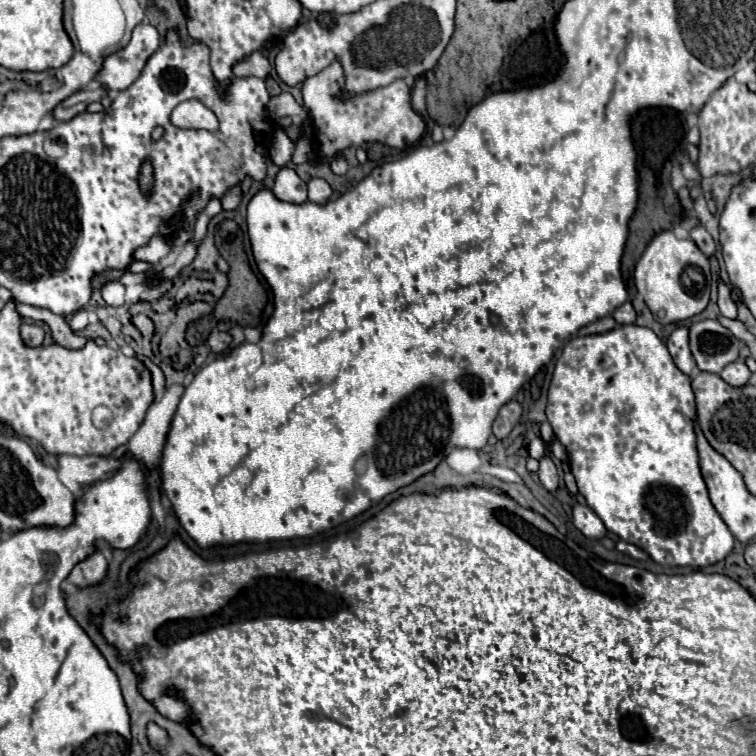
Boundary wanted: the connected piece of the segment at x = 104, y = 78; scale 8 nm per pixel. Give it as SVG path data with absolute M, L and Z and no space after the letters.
M138 24L128 46L106 58L98 80L112 92L128 88L142 72L146 60L162 46L162 38L152 24Z

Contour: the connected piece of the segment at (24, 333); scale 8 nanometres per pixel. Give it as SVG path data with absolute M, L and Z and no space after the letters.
M24 322L22 324L22 328L20 328L20 336L22 336L22 342L26 344L26 346L40 346L42 344L42 340L44 340L44 330L42 328L38 328L38 326L34 326L34 324L28 324L28 322Z

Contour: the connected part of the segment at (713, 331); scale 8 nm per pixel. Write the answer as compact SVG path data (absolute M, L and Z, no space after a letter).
M702 320L690 328L690 348L700 370L720 374L730 362L736 362L736 336L718 320Z

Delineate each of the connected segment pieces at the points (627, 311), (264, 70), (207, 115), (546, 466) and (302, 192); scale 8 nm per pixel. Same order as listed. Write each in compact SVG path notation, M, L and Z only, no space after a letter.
M630 300L624 302L612 316L614 316L614 320L616 320L618 324L634 324L634 320L636 320L636 312L634 312L632 302L630 302Z
M254 52L252 56L248 56L246 60L242 60L240 64L236 64L234 68L234 76L236 78L248 78L248 76L256 76L256 78L266 78L270 74L270 62L266 56L262 56L260 52Z
M186 100L178 104L172 112L172 124L180 128L204 128L204 130L216 130L218 120L212 110L208 110L198 100Z
M542 456L540 458L538 476L540 476L540 482L544 484L546 490L554 492L558 488L558 472L556 472L556 466L554 466L554 462L552 462L550 456Z
M282 168L278 172L272 192L276 194L276 198L280 198L284 202L292 202L292 204L302 204L302 202L308 200L306 182L302 182L298 178L298 174L290 168Z

